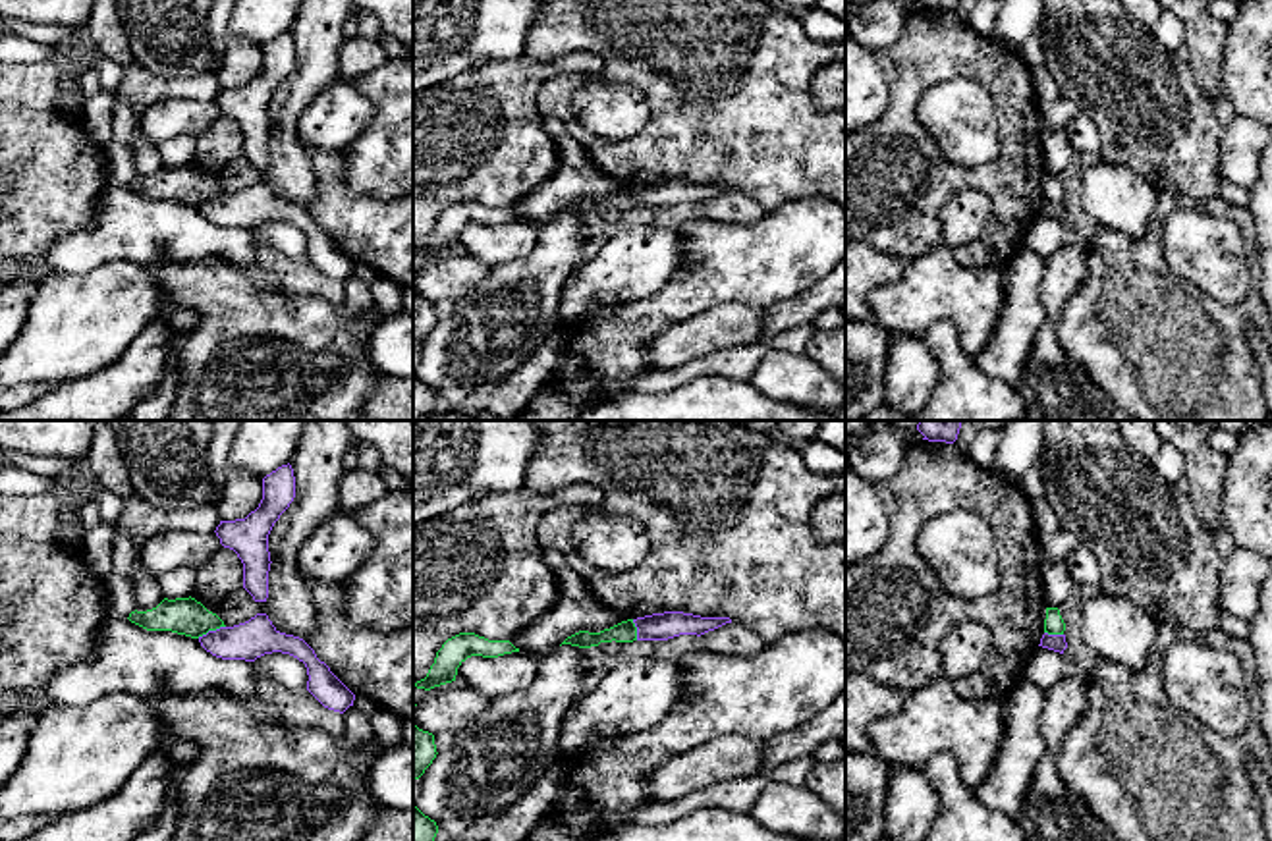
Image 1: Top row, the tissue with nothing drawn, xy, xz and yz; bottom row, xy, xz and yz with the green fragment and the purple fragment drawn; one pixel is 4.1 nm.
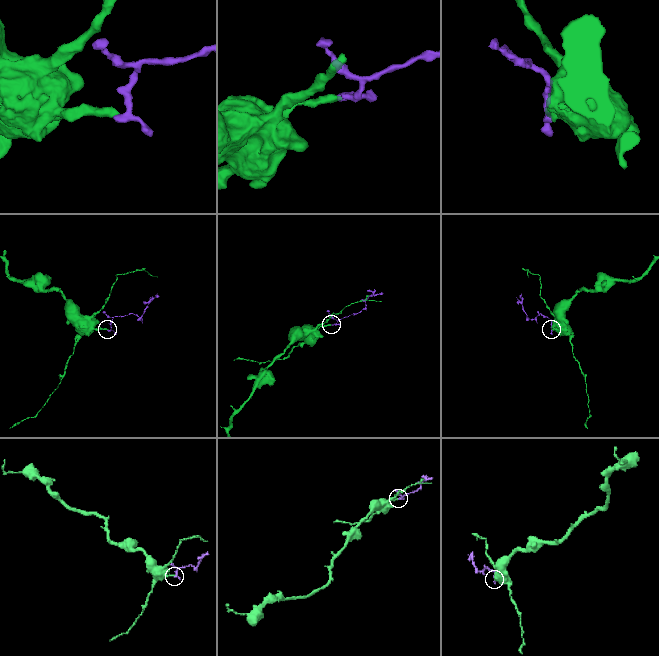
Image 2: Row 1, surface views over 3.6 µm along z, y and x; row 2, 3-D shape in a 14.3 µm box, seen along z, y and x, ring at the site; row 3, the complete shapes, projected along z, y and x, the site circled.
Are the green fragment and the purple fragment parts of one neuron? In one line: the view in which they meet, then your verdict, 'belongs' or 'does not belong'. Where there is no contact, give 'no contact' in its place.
xy | belongs

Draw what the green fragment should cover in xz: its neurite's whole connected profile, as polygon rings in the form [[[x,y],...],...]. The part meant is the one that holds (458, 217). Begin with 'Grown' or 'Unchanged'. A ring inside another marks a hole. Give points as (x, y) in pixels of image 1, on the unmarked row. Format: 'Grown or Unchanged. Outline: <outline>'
Unchanged. Outline: [[[459,201],[442,212],[427,245],[413,255],[430,258],[456,249],[457,235],[471,224],[498,226],[512,220],[519,220],[519,216],[510,208],[488,208],[475,201]]]

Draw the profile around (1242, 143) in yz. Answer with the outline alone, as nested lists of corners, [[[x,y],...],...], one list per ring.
[[[1235,116],[1222,127],[1218,139],[1218,172],[1220,177],[1251,189],[1258,176],[1258,162],[1272,141],[1272,129],[1262,123]]]

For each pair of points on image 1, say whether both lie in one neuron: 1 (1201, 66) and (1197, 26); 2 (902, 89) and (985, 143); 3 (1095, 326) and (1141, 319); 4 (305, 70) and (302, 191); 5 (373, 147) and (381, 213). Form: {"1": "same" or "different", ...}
{"1": "same", "2": "different", "3": "same", "4": "same", "5": "different"}

